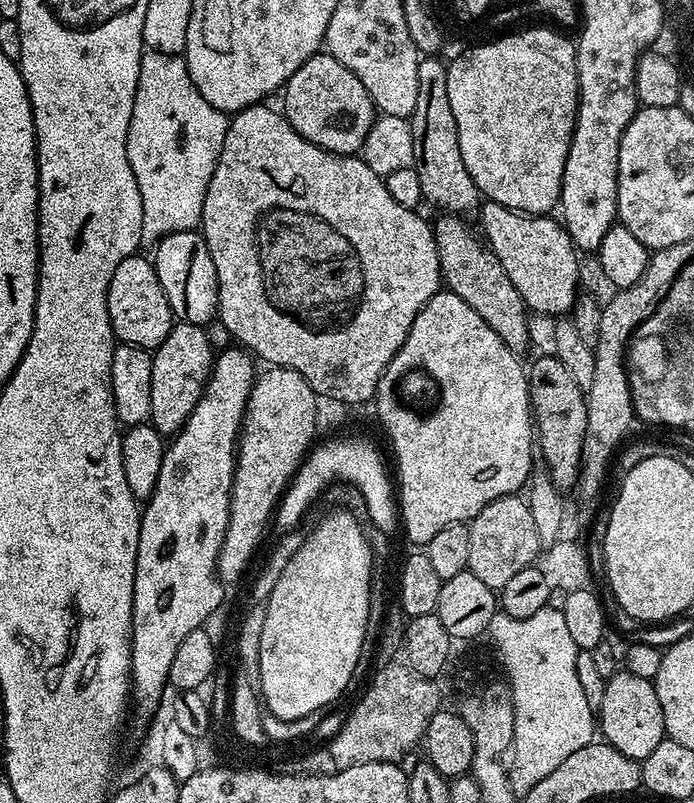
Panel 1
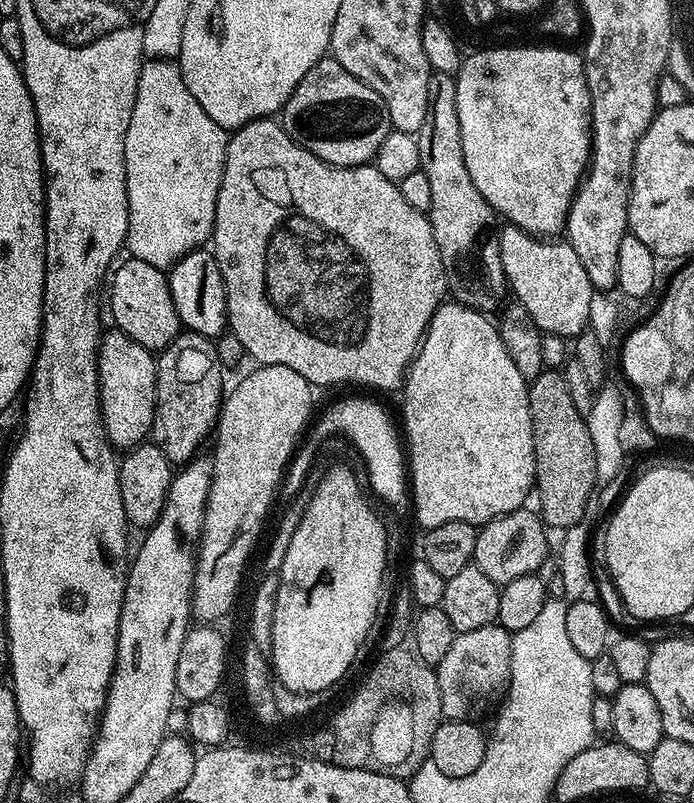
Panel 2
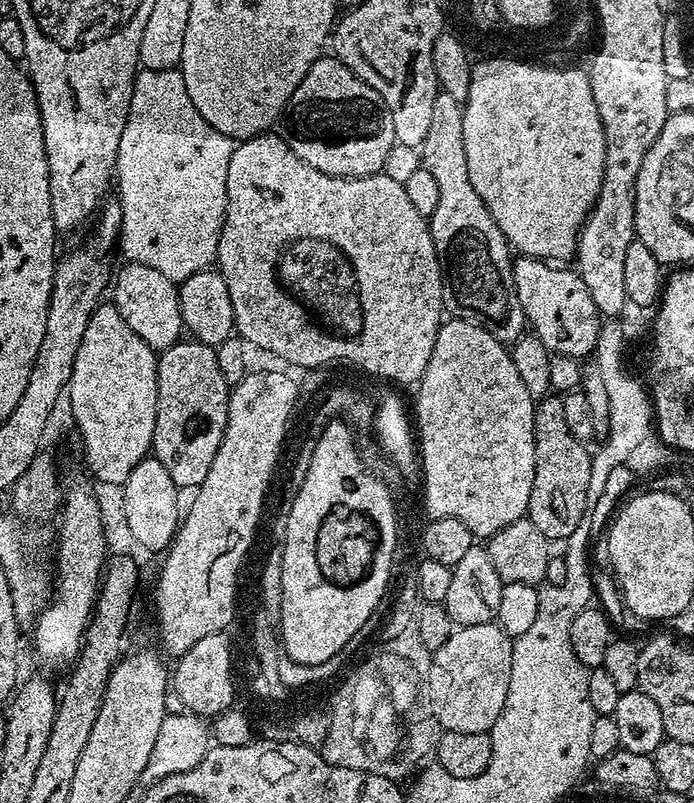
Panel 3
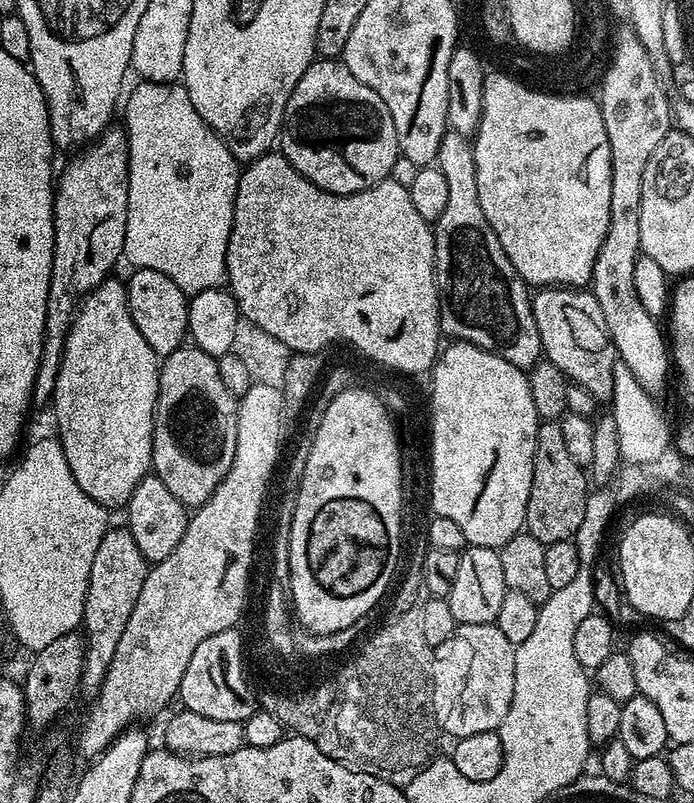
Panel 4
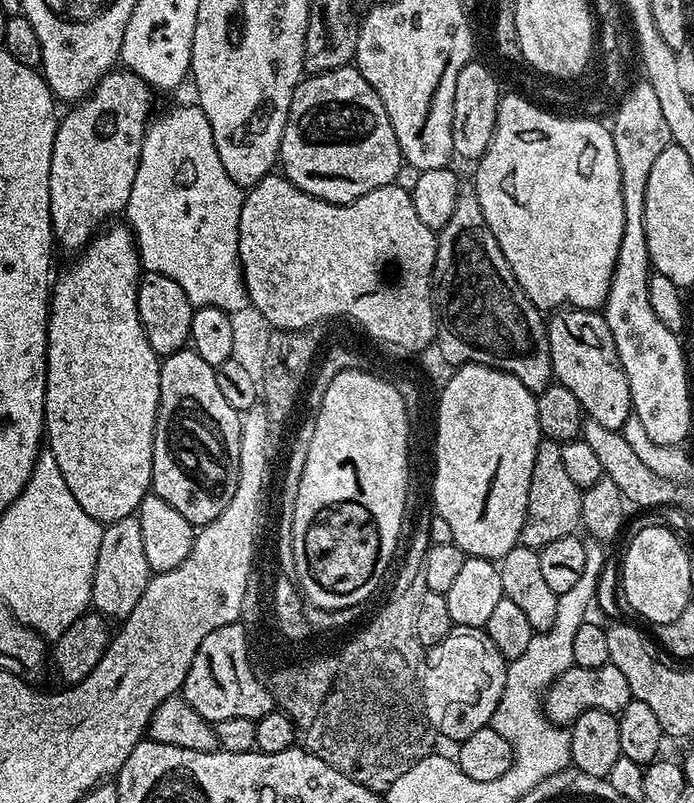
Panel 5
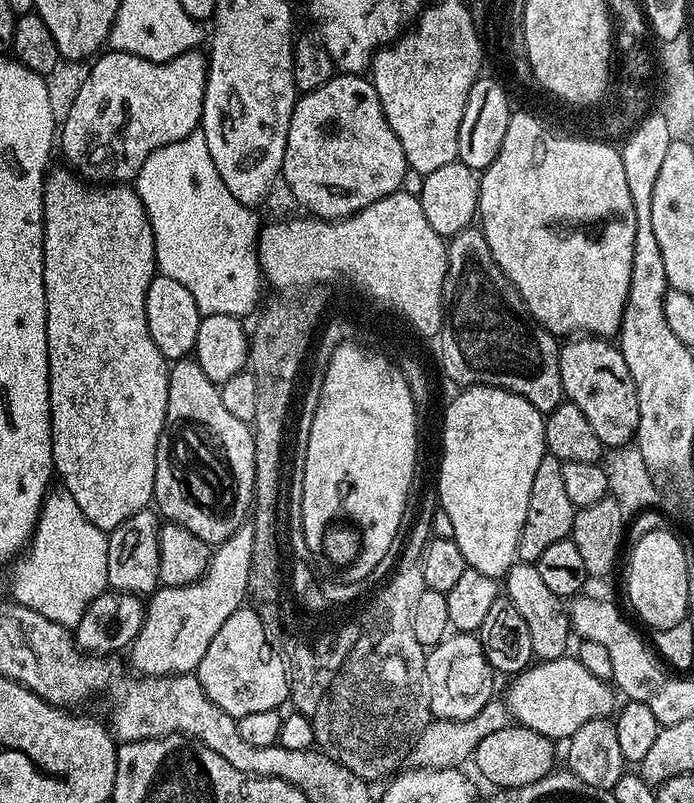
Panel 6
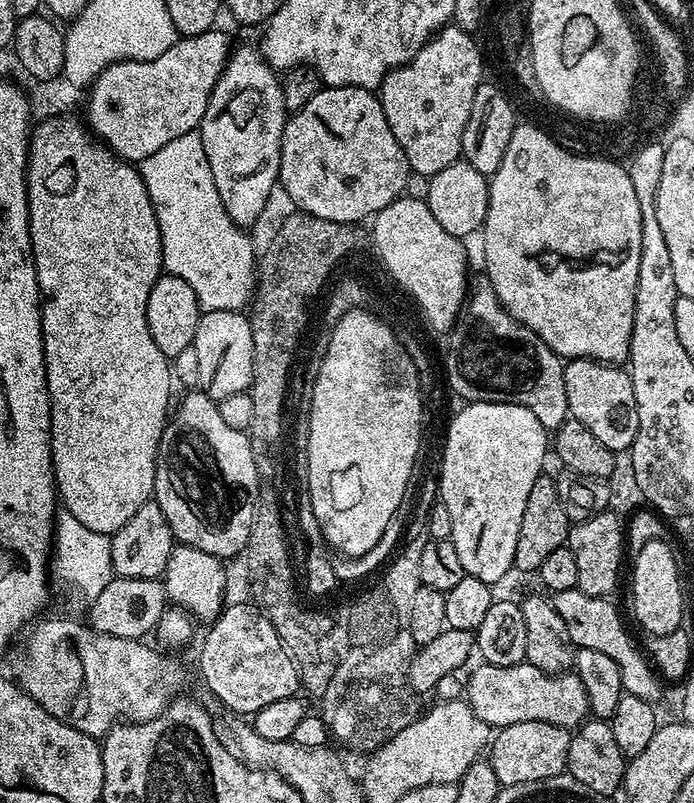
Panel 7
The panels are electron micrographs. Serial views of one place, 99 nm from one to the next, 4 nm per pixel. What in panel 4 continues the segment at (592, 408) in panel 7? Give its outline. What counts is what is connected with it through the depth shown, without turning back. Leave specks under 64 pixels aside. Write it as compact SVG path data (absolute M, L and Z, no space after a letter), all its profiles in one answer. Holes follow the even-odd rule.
M549 286L539 289L532 296L534 322L538 322L538 338L543 359L554 362L558 370L567 376L569 381L582 390L590 390L590 394L597 402L608 402L612 399L614 390L614 366L618 361L616 347L606 330L606 318L602 318L602 310L593 298L591 291L563 286Z

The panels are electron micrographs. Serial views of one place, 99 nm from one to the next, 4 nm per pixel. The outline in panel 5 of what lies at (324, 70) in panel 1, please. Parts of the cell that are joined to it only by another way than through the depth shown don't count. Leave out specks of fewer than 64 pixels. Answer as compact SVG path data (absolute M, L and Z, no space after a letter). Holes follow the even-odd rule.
M356 67L335 68L301 79L290 102L278 161L282 174L298 190L331 204L349 204L370 190L393 183L401 163L390 114Z

